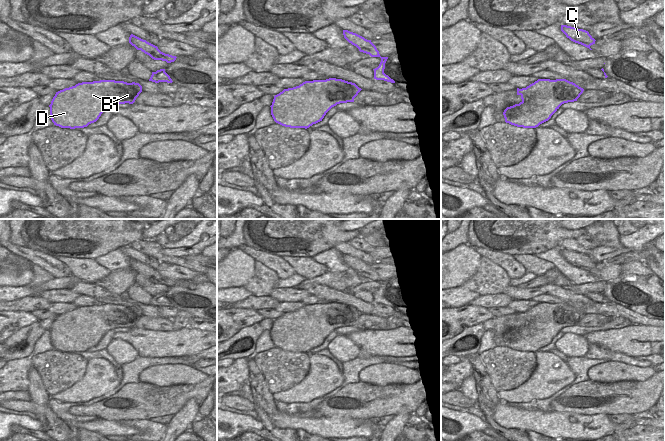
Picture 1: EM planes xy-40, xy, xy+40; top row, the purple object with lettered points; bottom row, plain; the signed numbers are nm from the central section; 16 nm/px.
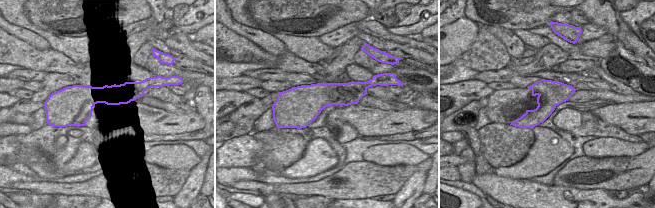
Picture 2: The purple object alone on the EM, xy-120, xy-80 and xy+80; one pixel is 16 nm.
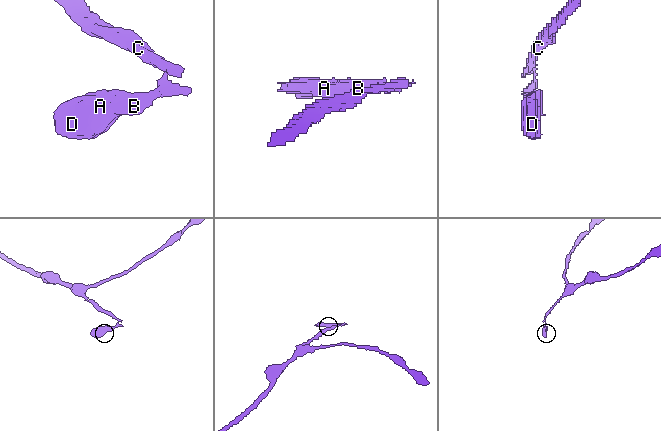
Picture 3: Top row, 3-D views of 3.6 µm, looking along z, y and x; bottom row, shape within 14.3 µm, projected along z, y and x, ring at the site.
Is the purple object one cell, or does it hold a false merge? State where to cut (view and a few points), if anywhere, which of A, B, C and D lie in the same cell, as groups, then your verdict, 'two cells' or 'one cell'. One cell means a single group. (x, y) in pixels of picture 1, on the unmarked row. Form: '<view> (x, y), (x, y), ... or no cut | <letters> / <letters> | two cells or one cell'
xy (381, 284), (385, 285) | A B D / C | two cells

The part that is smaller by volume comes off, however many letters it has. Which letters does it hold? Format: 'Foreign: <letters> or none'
Foreign: A, B, D

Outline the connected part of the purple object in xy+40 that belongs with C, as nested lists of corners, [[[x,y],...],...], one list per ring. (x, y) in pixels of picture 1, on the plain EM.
[[[561,249],[561,255],[571,265],[581,268],[589,272],[590,274],[592,274],[590,270],[595,268],[596,264],[586,254],[578,253],[578,252],[567,250],[567,249]]]

